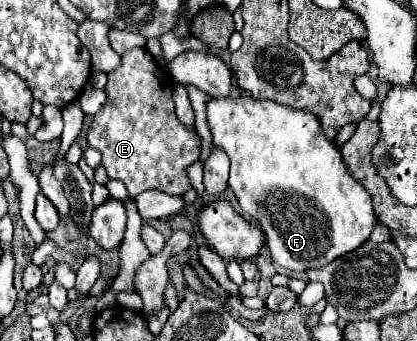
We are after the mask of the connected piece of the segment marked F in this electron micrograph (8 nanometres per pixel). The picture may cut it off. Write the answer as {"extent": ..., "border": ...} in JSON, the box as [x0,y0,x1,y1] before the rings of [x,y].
{"extent":[206,97,376,273],"border":[[[252,97],[210,99],[206,109],[214,145],[230,159],[228,187],[236,195],[242,211],[260,223],[266,247],[278,265],[296,273],[318,269],[368,241],[376,223],[370,193],[350,179],[340,149],[334,147],[334,141],[324,139],[322,127],[314,115],[282,107],[274,101],[256,101]]]}

